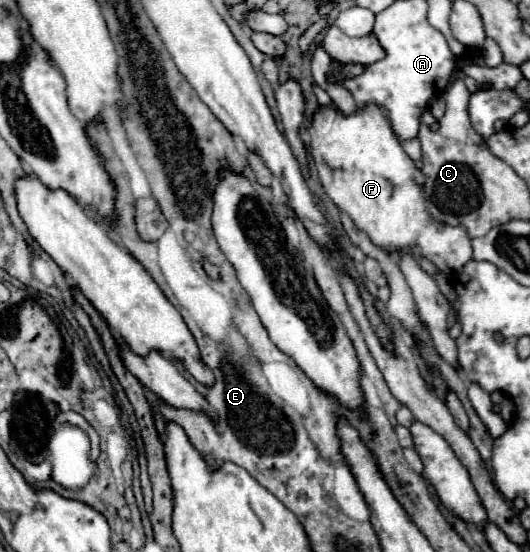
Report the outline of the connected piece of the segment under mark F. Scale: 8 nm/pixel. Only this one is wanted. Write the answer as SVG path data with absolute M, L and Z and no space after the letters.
M368 103L364 109L356 109L350 115L344 115L328 105L320 105L312 115L312 121L306 131L310 137L308 147L316 163L318 177L324 191L342 211L346 211L352 217L356 227L362 229L374 241L374 245L382 245L384 249L390 249L390 253L398 249L406 249L406 251L416 249L420 255L430 259L444 273L456 273L472 257L470 237L466 229L442 225L440 221L434 221L428 215L426 197L422 189L424 187L422 171L416 169L412 159L404 153L388 121L388 111L382 105Z

